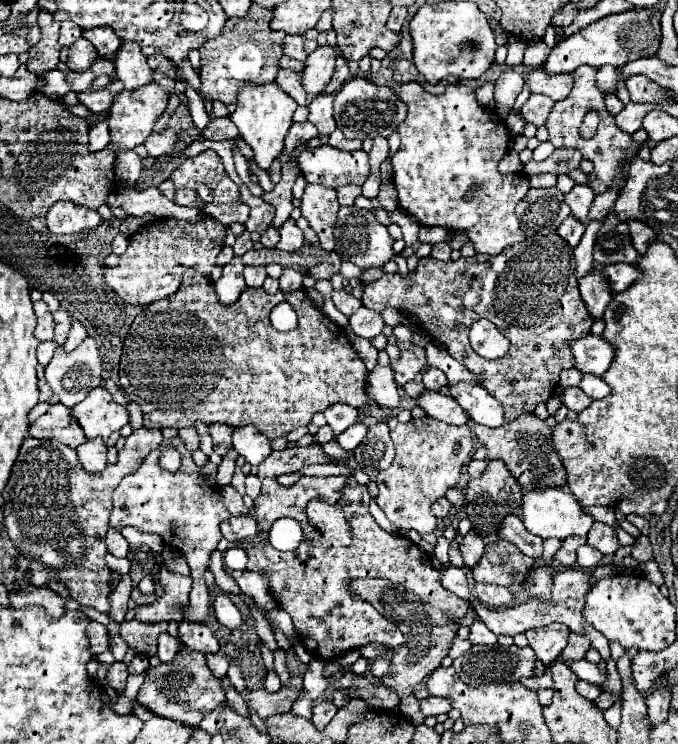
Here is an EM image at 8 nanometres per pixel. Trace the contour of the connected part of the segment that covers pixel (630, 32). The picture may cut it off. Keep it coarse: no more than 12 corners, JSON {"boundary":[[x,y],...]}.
{"boundary":[[628,10],[558,42],[548,74],[624,66],[660,48],[660,12]]}

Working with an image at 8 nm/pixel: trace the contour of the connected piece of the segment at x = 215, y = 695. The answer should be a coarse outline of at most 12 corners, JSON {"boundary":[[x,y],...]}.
{"boundary":[[194,650],[150,666],[134,698],[152,714],[198,728],[224,704]]}

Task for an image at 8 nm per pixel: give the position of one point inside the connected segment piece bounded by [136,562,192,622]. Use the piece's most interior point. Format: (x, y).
(176, 588)

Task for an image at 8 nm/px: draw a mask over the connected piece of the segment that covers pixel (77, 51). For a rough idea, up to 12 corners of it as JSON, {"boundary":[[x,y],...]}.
{"boundary":[[86,38],[70,46],[66,64],[72,72],[84,72],[98,58]]}

